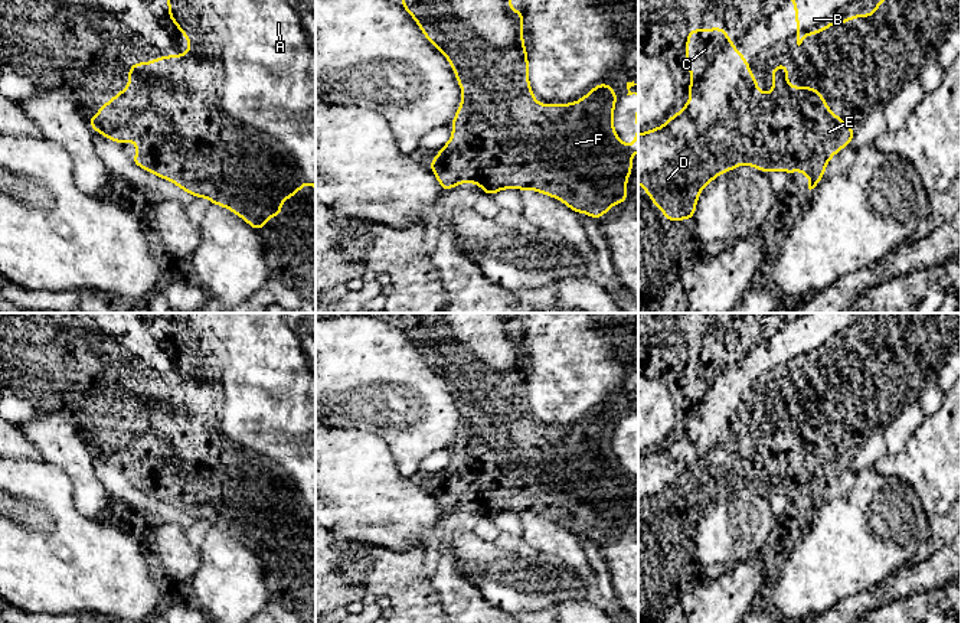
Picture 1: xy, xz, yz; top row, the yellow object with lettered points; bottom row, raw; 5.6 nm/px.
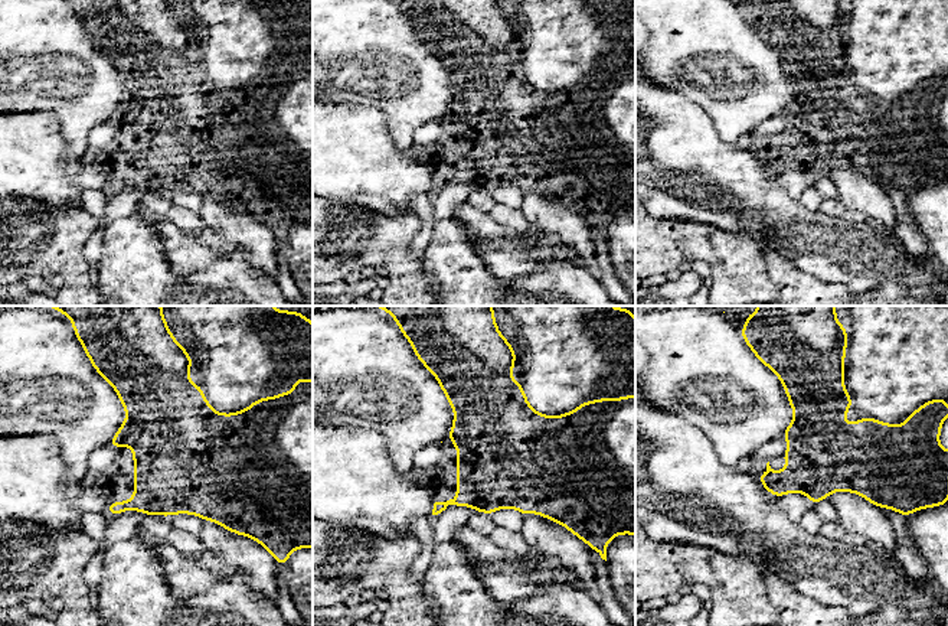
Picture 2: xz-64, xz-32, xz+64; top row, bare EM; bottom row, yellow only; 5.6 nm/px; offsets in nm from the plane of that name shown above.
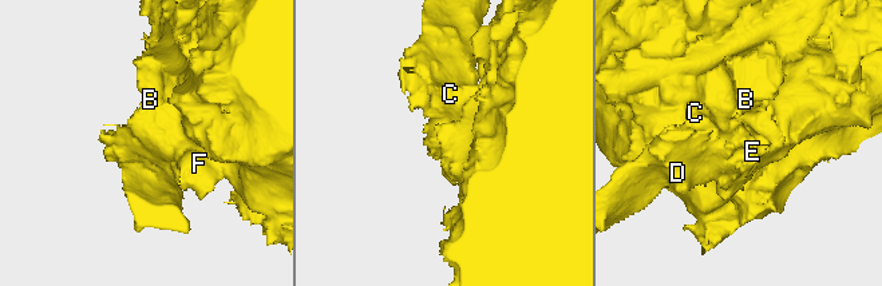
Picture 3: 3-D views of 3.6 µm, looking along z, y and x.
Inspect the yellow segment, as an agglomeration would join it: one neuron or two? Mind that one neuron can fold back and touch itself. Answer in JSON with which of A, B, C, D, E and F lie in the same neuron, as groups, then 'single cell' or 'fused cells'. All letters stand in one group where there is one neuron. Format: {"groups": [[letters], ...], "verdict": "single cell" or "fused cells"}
{"groups": [["A", "B", "E", "F"], ["C", "D"]], "verdict": "fused cells"}

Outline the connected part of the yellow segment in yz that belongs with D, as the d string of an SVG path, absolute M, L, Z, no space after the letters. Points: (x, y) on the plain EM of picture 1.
M687 353L686 388L693 397L687 408L690 424L661 450L638 457L638 508L669 545L694 542L703 511L723 495L741 487L771 496L784 493L784 480L771 477L769 460L761 461L756 449L759 408L746 381L736 374L728 353Z

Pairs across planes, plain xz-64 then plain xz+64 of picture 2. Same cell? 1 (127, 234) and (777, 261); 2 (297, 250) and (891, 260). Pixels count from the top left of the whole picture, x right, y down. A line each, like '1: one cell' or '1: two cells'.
1: one cell
2: two cells

